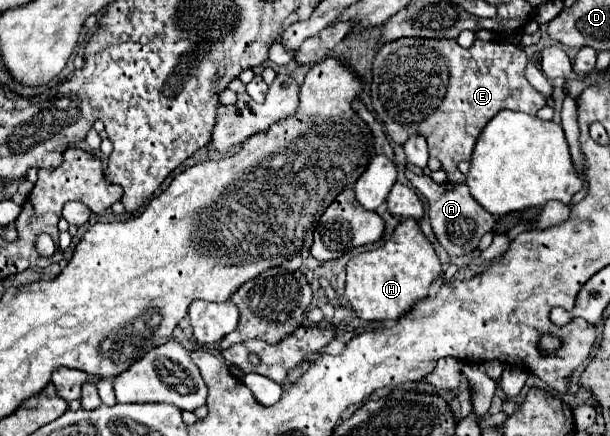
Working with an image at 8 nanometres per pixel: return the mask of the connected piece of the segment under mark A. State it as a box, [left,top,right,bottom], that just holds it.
[406,170,494,256]

